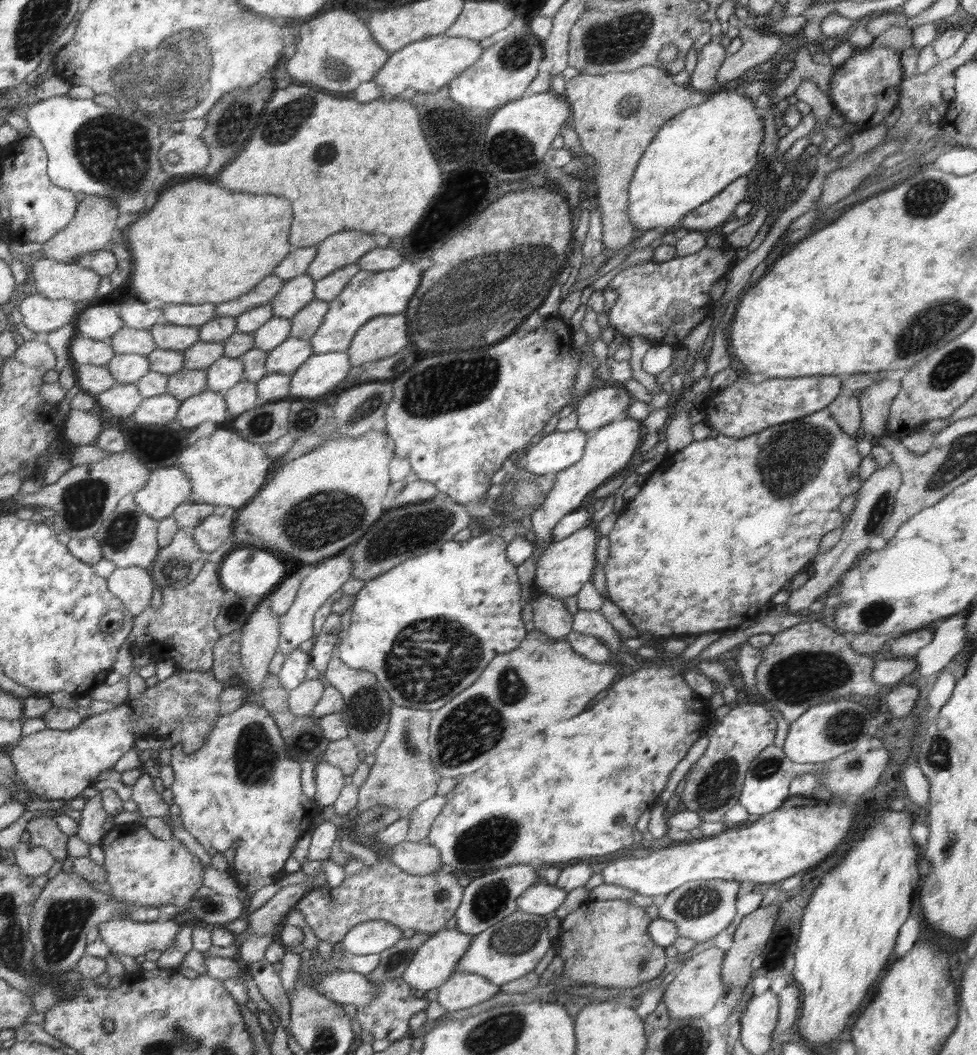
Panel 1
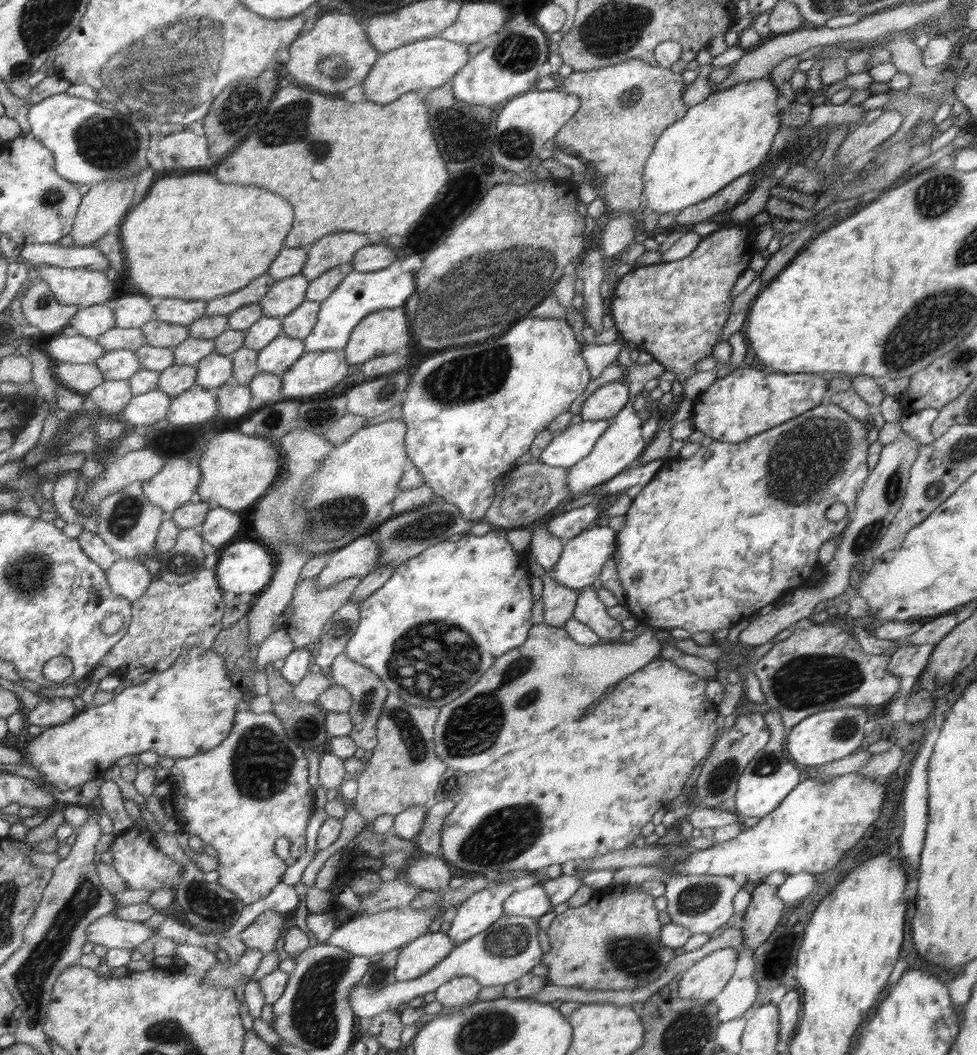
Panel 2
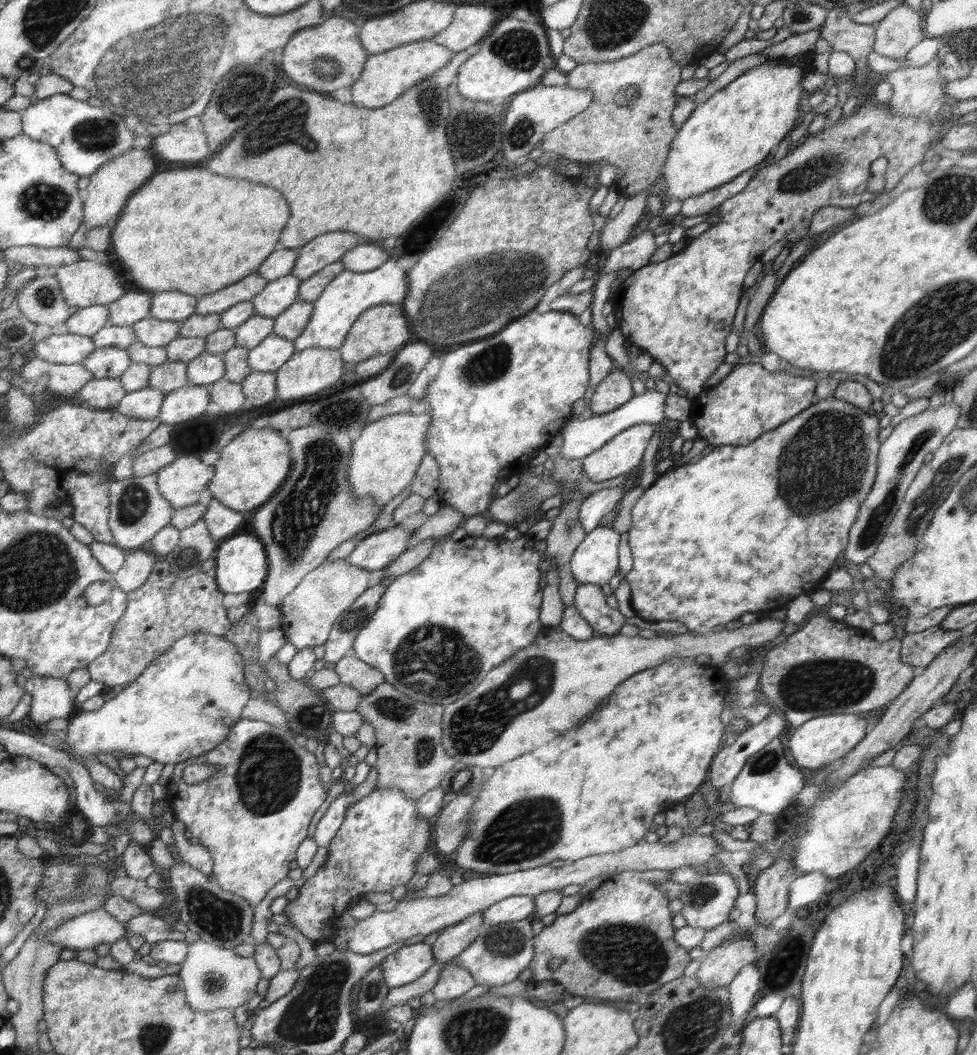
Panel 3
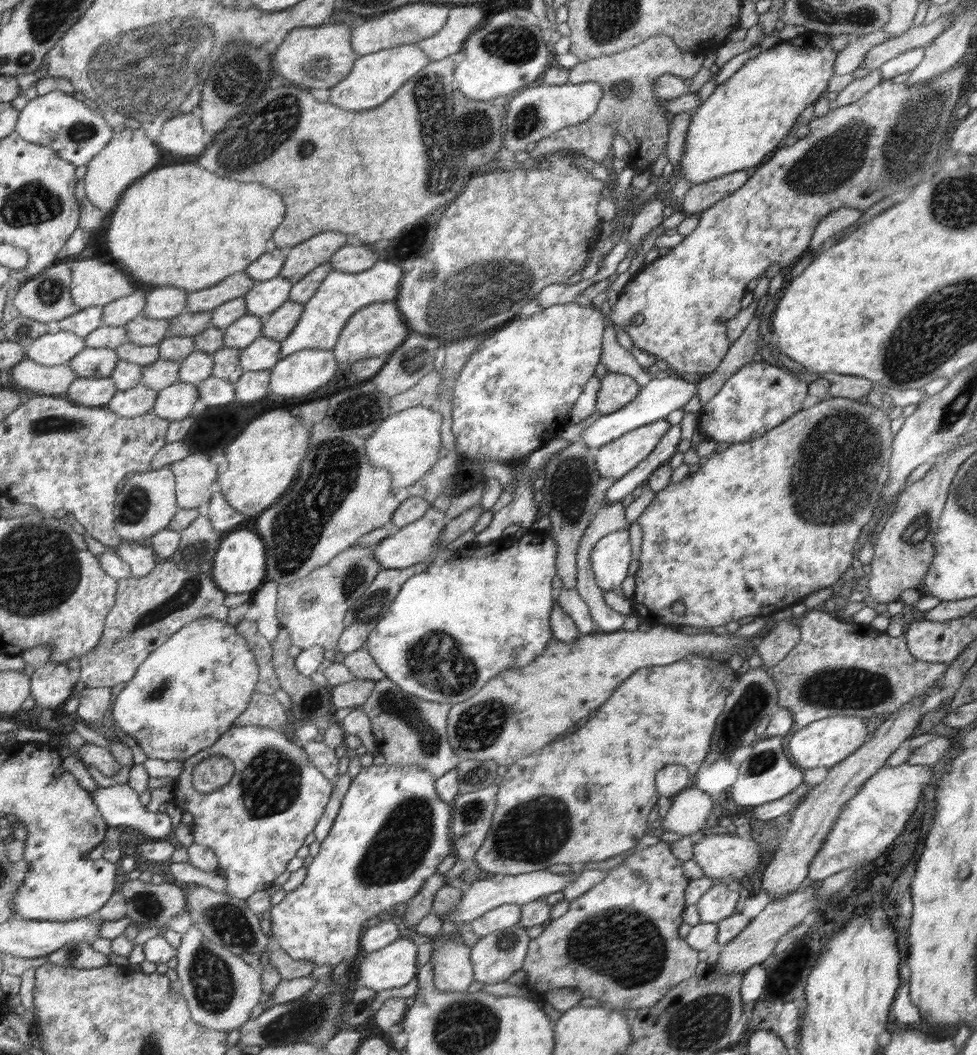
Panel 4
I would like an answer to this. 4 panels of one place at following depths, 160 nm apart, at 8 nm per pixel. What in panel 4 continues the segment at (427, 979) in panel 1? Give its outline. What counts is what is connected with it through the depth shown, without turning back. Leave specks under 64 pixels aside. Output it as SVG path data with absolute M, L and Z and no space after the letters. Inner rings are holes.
M399 936L391 945L368 953L360 964L358 985L376 992L398 988L418 976L416 969L417 946L408 937Z

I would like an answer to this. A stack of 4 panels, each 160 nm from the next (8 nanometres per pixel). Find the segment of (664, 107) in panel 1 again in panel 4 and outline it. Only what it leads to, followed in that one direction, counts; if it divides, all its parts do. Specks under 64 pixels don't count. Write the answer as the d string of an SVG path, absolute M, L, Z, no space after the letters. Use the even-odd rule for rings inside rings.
M656 35L655 37L650 37L647 38L646 41L641 42L639 45L633 46L632 48L626 49L626 50L621 50L619 53L616 54L609 54L609 55L602 55L599 56L598 58L586 61L586 62L579 62L574 66L574 68L570 68L569 70L569 76L568 76L568 83L569 84L582 84L582 83L588 83L588 82L598 82L600 86L602 87L602 98L603 98L603 87L604 87L604 92L608 92L610 94L610 104L598 104L598 110L596 110L596 113L592 115L586 122L581 122L580 124L575 124L575 126L568 126L566 128L562 128L562 131L558 131L555 134L552 134L542 140L540 140L538 143L534 144L534 146L530 149L530 154L532 158L538 157L540 154L552 154L557 151L562 151L562 150L570 150L574 152L580 152L581 155L587 156L590 160L593 160L594 162L597 162L598 164L602 164L604 162L604 158L608 158L608 153L610 150L613 148L613 141L614 137L616 135L619 135L629 143L630 147L630 154L628 158L626 159L626 165L630 165L636 172L638 170L650 170L652 168L653 164L656 162L656 159L662 154L666 153L667 148L668 148L668 141L670 140L670 115L668 112L666 112L666 109L664 109L665 102L661 101L656 97L656 93L654 93L654 84L658 82L658 78L662 76L662 74L672 74L673 76L678 76L682 79L692 79L697 72L703 67L703 62L705 59L704 54L695 54L691 53L690 51L684 52L679 49L675 45L675 42L673 41L673 38L670 38L669 36L666 35Z

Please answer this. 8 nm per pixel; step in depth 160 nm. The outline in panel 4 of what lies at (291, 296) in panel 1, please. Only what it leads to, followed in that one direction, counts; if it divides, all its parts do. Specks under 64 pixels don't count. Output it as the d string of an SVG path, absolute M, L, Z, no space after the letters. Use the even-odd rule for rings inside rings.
M280 275L270 280L257 281L254 288L243 296L247 313L259 317L274 313L284 302L291 300L293 285L293 282Z

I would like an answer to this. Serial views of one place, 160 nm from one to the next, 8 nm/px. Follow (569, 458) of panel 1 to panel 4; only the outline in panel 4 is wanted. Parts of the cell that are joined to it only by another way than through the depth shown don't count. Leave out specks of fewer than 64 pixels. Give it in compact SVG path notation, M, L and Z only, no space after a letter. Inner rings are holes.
M666 377L662 379L652 378L651 381L640 389L638 396L622 409L612 414L601 415L590 427L582 431L580 441L585 442L593 449L599 449L601 446L608 445L623 434L630 433L631 430L638 429L640 426L650 424L659 419L666 419L666 416L674 410L678 410L690 402L693 396L699 392L699 383L697 381L689 382L679 377Z

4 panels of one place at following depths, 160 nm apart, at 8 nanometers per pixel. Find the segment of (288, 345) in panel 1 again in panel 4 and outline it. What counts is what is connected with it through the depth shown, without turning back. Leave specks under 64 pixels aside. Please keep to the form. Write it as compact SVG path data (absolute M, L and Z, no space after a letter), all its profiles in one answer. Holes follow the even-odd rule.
M260 336L241 350L240 366L244 372L271 369L279 361L280 348L277 340Z

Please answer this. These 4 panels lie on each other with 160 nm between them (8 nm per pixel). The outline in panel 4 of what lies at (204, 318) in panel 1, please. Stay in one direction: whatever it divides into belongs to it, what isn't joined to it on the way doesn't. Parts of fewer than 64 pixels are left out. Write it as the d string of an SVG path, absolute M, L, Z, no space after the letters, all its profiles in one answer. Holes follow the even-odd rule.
M156 287L147 293L142 315L153 319L169 319L185 311L189 292L178 287Z

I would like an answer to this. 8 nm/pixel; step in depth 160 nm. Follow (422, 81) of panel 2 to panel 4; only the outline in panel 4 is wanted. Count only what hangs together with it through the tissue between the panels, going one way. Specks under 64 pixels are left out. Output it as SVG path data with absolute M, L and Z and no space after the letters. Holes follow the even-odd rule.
M415 44L379 50L358 58L355 67L339 85L330 88L330 103L350 111L376 109L393 97L400 88L428 67L431 58Z

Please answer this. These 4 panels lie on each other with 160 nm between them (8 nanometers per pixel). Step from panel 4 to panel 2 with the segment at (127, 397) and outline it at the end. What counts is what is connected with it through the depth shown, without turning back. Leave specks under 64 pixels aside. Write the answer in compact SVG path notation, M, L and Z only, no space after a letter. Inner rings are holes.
M156 388L133 396L122 414L130 426L153 425L165 418L171 400L172 397Z

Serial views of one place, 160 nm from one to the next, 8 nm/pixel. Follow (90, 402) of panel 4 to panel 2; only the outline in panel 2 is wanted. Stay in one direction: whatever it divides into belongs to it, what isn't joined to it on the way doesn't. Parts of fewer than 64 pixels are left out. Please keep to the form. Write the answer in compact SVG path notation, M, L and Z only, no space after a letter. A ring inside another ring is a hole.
M128 379L109 380L86 393L92 398L97 409L104 414L122 412L133 397Z

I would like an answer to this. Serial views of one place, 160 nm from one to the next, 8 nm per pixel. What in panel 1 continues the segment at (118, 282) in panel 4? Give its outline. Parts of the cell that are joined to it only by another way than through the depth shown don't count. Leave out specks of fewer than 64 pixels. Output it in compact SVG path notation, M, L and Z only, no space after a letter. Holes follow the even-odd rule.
M40 255L32 267L29 290L52 300L92 300L98 292L101 274L95 270Z

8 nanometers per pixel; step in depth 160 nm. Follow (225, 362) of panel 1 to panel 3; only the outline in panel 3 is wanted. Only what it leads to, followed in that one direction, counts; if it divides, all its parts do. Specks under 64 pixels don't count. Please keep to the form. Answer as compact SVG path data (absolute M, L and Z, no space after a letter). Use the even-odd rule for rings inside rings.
M202 352L187 362L187 382L192 385L208 385L224 376L224 354Z

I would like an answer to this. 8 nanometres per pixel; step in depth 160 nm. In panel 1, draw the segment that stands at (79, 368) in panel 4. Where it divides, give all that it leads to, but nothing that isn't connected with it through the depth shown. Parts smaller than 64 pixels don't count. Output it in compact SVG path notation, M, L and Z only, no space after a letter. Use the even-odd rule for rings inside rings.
M117 354L110 359L105 367L118 383L135 383L147 372L150 372L150 363L146 355L140 354Z

